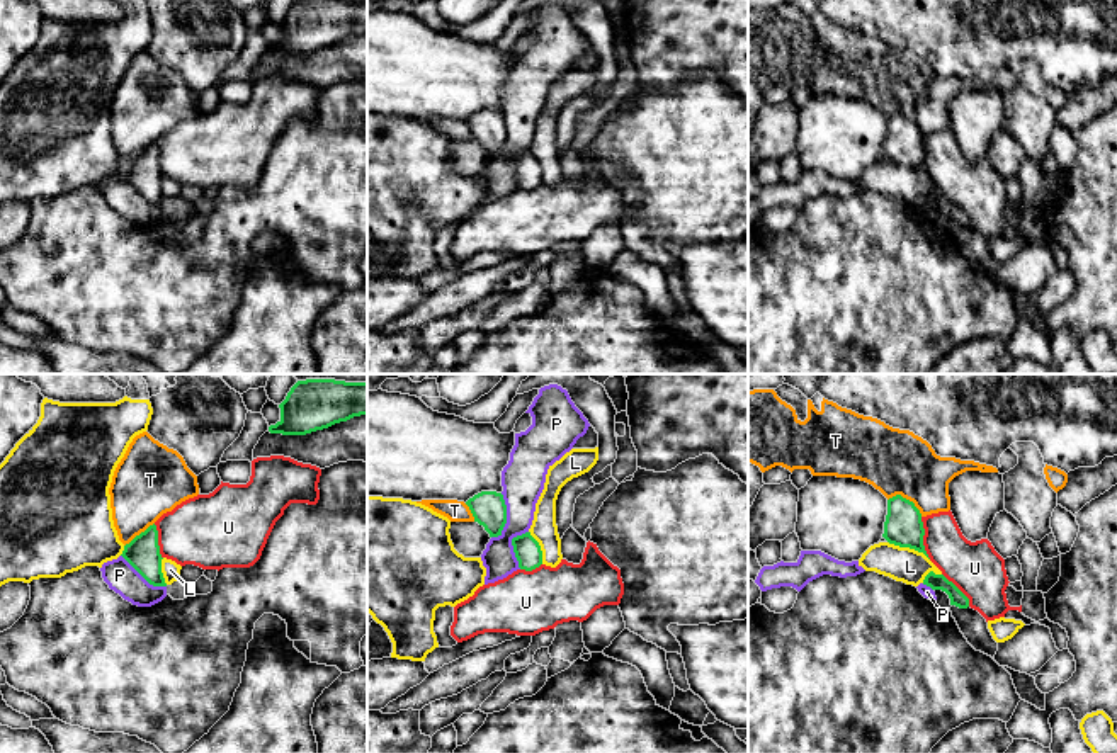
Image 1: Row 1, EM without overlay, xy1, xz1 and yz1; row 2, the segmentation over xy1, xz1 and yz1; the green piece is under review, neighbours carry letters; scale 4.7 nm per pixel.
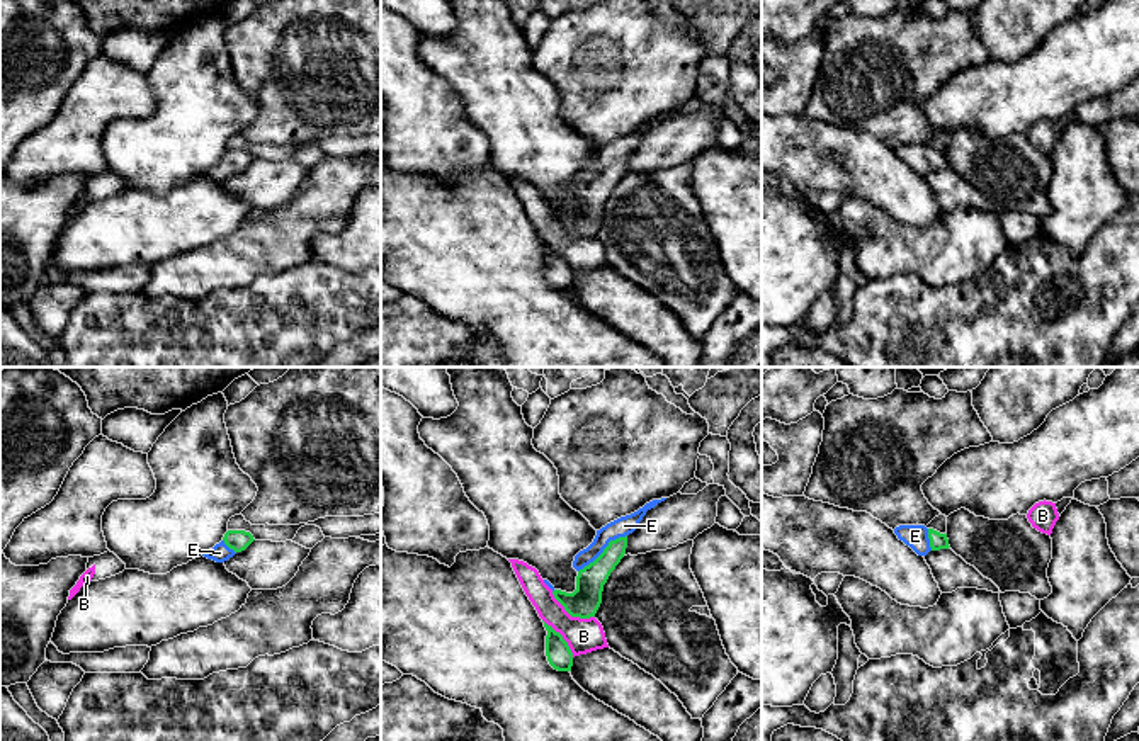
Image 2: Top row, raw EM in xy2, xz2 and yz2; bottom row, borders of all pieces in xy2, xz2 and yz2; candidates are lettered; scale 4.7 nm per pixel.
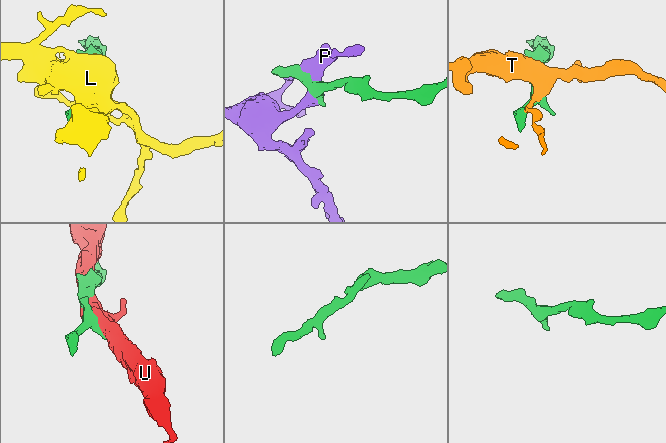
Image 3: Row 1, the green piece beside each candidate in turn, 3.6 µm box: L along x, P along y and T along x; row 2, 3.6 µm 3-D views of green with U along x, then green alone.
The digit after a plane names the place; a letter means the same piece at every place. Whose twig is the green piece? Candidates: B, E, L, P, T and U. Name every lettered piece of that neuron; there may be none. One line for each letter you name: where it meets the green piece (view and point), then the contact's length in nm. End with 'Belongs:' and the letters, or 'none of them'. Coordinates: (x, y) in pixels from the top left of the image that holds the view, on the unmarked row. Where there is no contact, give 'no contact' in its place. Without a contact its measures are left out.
E: xz2 (604, 170) | 300 nm
Belongs: E

